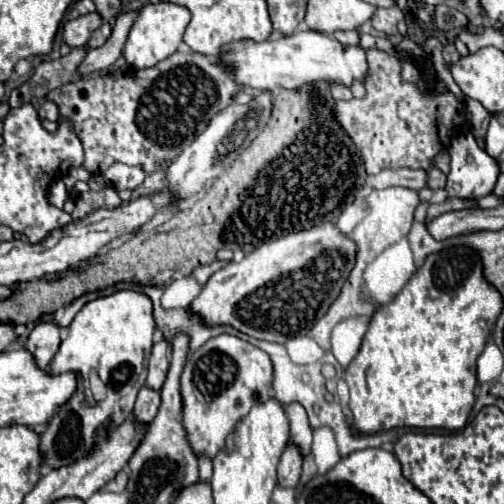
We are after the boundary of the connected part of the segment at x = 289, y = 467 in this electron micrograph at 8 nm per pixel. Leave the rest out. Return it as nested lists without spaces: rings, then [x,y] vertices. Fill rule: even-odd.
[[[288,443],[280,463],[278,463],[278,483],[280,485],[288,485],[288,487],[296,487],[300,481],[300,473],[302,473],[302,453],[300,447],[296,447],[294,443]]]

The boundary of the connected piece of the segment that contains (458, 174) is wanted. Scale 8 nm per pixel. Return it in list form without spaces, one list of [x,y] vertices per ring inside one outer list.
[[[472,133],[456,135],[448,153],[452,157],[446,183],[448,197],[478,199],[492,193],[500,175],[500,163],[476,145]]]

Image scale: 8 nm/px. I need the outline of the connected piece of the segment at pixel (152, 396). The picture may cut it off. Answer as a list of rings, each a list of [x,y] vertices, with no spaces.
[[[144,385],[140,389],[140,393],[138,393],[138,399],[136,399],[132,415],[140,423],[150,425],[152,419],[156,417],[156,413],[158,413],[158,407],[160,407],[160,391],[152,391],[148,385]]]

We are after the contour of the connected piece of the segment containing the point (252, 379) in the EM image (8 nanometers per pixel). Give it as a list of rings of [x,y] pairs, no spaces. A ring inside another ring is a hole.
[[[222,333],[208,339],[204,347],[190,355],[180,381],[188,441],[196,455],[212,459],[224,447],[224,439],[234,431],[238,419],[248,415],[256,403],[264,403],[270,397],[272,361],[252,343],[236,335]]]

